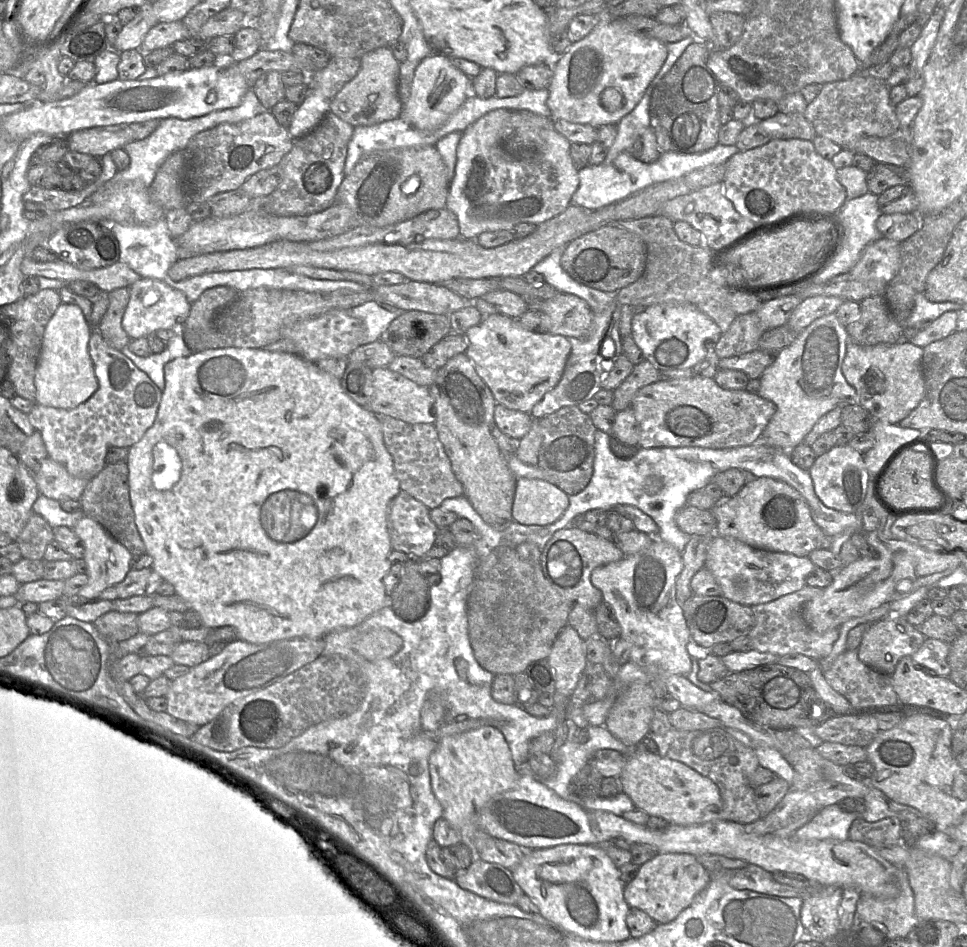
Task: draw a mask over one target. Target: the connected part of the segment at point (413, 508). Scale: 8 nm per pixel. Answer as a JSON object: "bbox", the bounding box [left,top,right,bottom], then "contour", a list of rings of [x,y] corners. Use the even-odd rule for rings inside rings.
{"bbox":[387,492,439,559],"contour":[[[399,492],[388,508],[387,528],[393,550],[402,551],[411,559],[426,558],[439,530],[429,512],[420,501]]]}

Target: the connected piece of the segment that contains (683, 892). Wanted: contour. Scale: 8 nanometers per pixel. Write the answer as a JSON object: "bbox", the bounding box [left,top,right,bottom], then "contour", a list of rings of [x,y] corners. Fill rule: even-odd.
{"bbox":[624,853,711,924],"contour":[[[686,853],[657,854],[639,866],[636,877],[624,887],[624,898],[630,908],[647,913],[657,924],[673,921],[711,881],[709,872],[698,862],[697,857]]]}

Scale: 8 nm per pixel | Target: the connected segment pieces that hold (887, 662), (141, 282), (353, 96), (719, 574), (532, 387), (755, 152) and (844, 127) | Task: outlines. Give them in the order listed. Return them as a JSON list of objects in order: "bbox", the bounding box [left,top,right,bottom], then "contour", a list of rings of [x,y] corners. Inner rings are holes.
[{"bbox":[857,614,926,675],"contour":[[[891,614],[872,623],[865,631],[857,649],[858,657],[869,667],[891,675],[900,659],[905,656],[911,657],[922,646],[925,639],[926,637],[917,627],[911,625],[906,617]]]},{"bbox":[122,278,191,340],"contour":[[[141,278],[129,289],[130,299],[122,319],[122,327],[132,340],[155,336],[158,330],[178,329],[189,315],[191,304],[186,296],[160,280]]]},{"bbox":[330,47,402,126],"contour":[[[380,47],[361,57],[358,73],[348,81],[330,102],[330,111],[343,121],[356,126],[371,126],[387,120],[399,118],[402,102],[398,95],[398,76],[400,62],[393,55],[391,47]]]},{"bbox":[705,534,816,606],"contour":[[[714,534],[708,546],[705,567],[713,574],[724,598],[755,606],[799,591],[816,566],[808,557],[757,549],[737,539]]]},{"bbox":[466,313,571,414],"contour":[[[494,313],[466,331],[466,355],[497,404],[530,414],[534,405],[560,381],[571,351],[568,339],[524,329],[516,319]]]},{"bbox":[723,139,848,227],"contour":[[[772,139],[761,147],[739,151],[725,163],[723,186],[724,195],[738,213],[755,223],[753,227],[774,226],[793,217],[830,223],[848,199],[832,161],[822,157],[812,141],[802,139]]]},{"bbox":[804,72,900,151],"contour":[[[857,72],[846,80],[824,84],[817,97],[808,104],[804,115],[817,136],[835,142],[842,149],[853,151],[857,142],[864,137],[884,138],[900,128],[890,90],[886,81],[865,77]]]}]

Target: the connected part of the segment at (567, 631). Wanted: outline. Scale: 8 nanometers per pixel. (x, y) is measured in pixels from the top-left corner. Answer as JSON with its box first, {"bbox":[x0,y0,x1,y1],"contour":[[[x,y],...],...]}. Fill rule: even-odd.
{"bbox":[548,624,586,698],"contour":[[[568,624],[558,634],[548,662],[556,679],[556,692],[570,698],[586,667],[584,640]]]}

